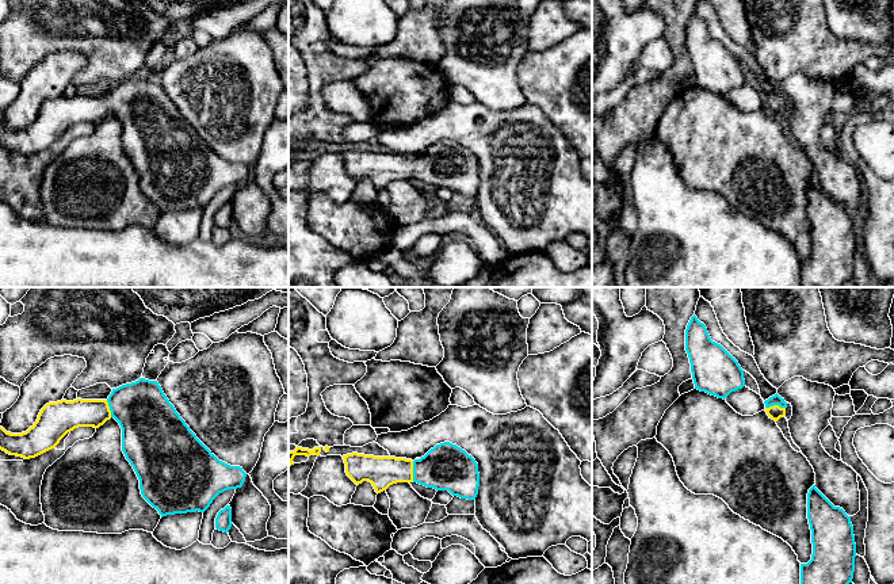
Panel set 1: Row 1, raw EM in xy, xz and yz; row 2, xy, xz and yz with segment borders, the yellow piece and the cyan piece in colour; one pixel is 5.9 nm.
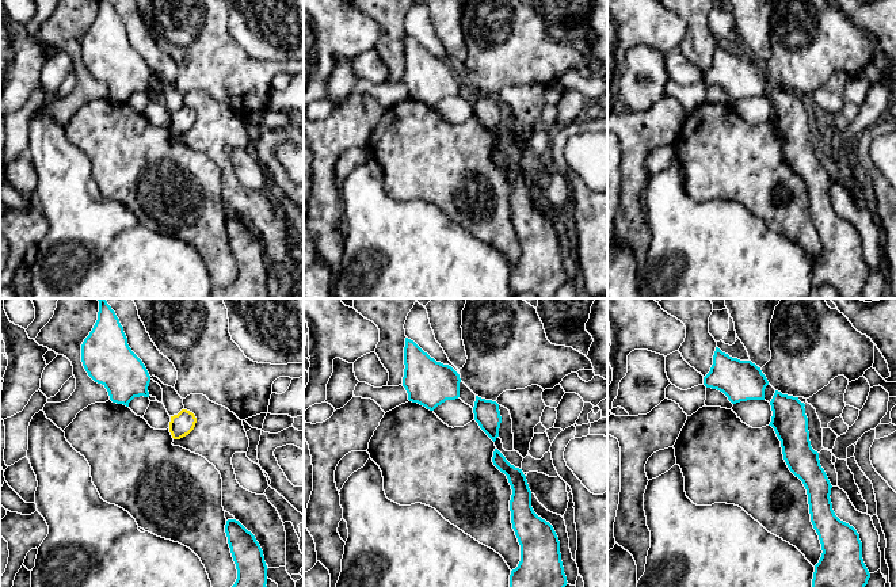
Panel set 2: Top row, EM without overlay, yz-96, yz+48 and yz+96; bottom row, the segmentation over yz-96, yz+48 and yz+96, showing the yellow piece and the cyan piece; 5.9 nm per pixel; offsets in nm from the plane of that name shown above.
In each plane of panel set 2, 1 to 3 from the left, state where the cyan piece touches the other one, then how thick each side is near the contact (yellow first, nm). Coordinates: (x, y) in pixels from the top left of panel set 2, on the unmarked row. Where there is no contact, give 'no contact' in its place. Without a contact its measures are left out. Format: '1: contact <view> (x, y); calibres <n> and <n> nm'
1: no contact
2: no contact
3: no contact

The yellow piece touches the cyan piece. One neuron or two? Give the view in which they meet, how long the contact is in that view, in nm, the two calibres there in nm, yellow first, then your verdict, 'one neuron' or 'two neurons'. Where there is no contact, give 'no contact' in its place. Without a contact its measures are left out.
contact in xz; length 120 nm; calibres 190 and 280 nm; one neuron

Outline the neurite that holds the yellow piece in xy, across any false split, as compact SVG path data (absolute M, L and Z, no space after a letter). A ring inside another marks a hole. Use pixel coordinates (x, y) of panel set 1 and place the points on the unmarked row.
M140 75L112 85L107 96L61 96L46 100L33 123L22 130L0 123L0 146L24 156L35 154L60 140L79 123L99 125L114 114L122 125L122 148L133 163L142 194L163 213L205 209L228 186L241 184L247 169L219 157L190 126L157 77Z

